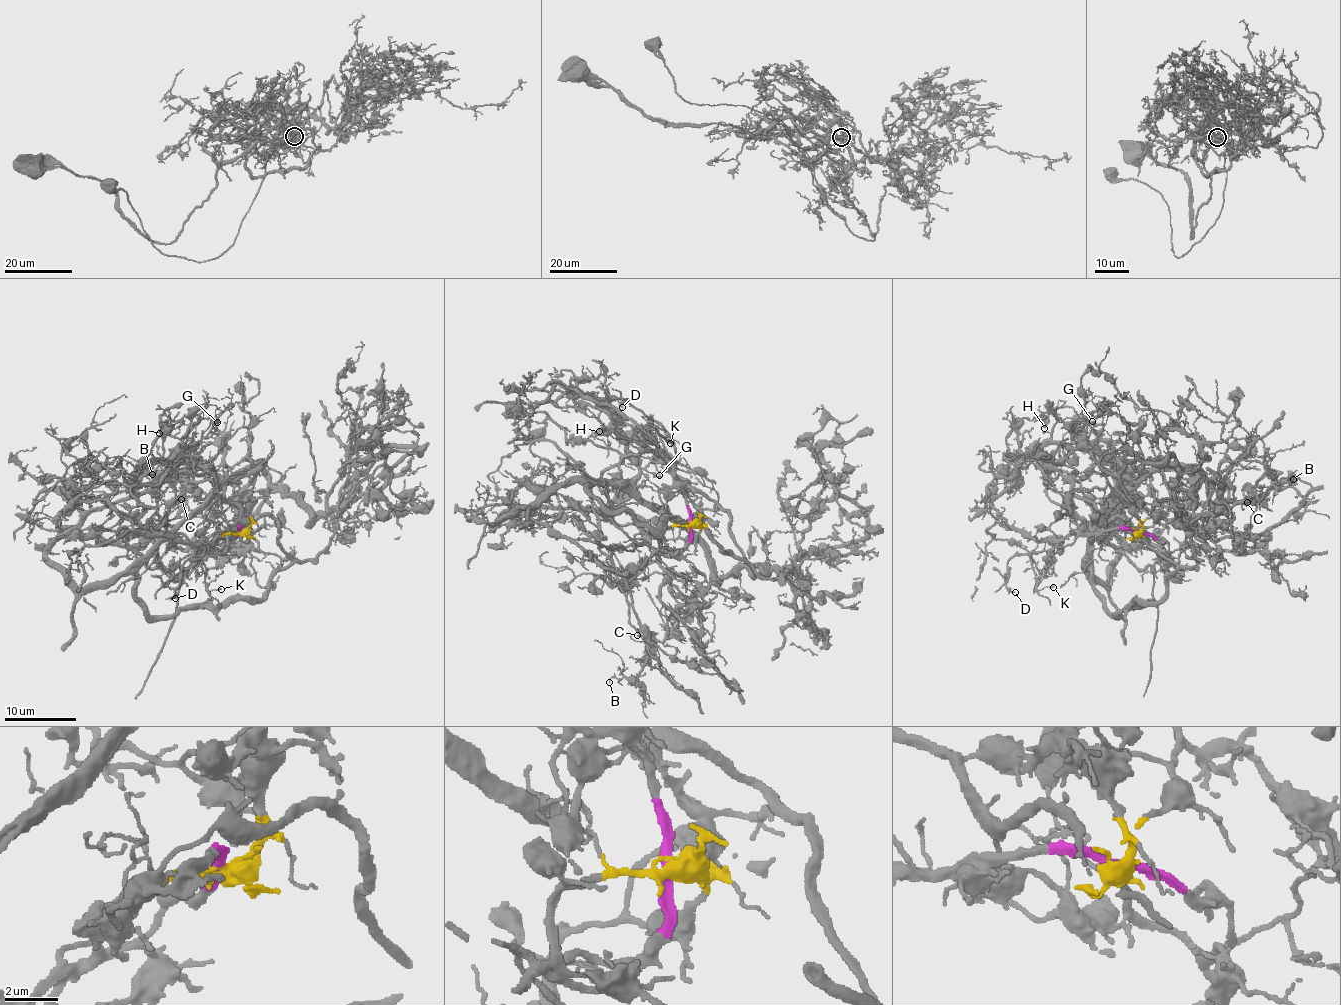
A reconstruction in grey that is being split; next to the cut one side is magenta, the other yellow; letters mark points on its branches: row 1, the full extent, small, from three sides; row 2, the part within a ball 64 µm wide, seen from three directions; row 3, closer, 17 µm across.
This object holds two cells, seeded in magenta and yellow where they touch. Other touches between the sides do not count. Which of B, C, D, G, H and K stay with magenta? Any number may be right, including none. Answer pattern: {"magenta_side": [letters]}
{"magenta_side": ["D", "K"]}

